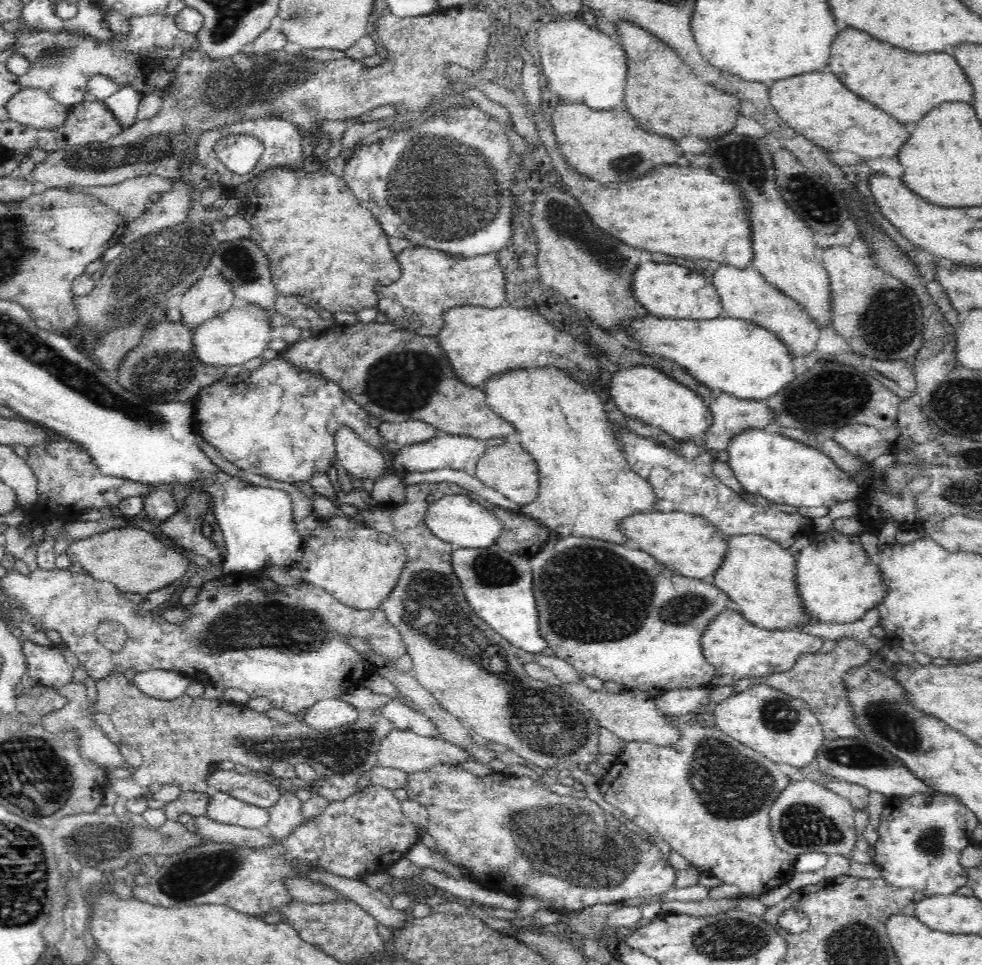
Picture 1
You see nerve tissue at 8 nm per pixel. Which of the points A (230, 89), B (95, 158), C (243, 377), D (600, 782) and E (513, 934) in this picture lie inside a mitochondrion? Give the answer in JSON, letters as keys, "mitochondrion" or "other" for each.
{"A":"mitochondrion","B":"mitochondrion","C":"other","D":"other","E":"other"}

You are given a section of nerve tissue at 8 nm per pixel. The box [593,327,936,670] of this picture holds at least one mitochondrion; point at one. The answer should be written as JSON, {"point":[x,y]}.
{"point":[832,407]}

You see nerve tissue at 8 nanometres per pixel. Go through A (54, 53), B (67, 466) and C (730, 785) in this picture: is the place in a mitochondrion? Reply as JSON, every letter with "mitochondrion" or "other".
{"A":"mitochondrion","B":"other","C":"mitochondrion"}

